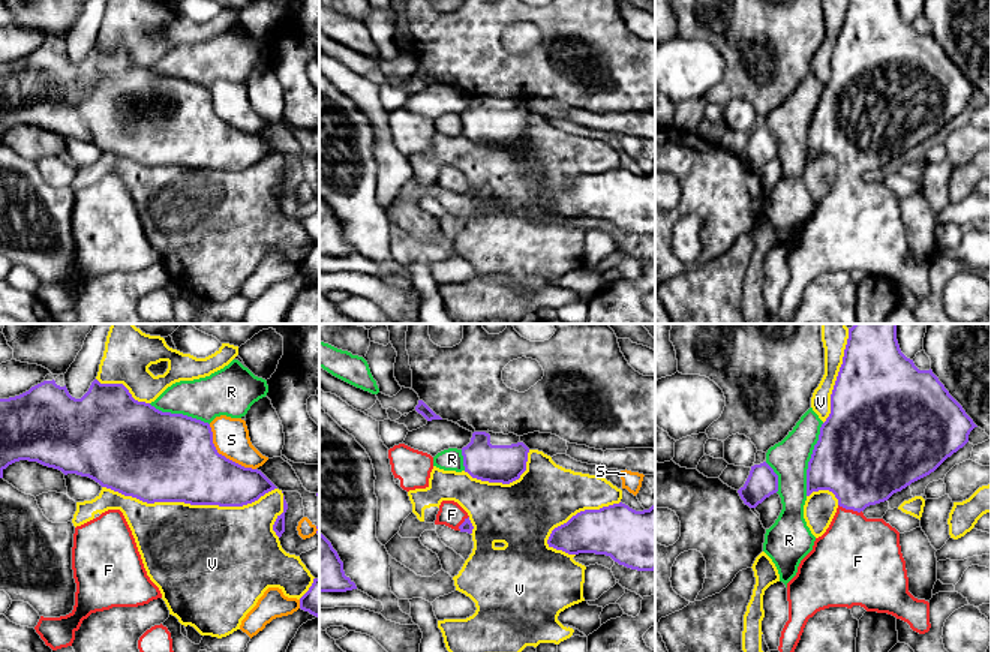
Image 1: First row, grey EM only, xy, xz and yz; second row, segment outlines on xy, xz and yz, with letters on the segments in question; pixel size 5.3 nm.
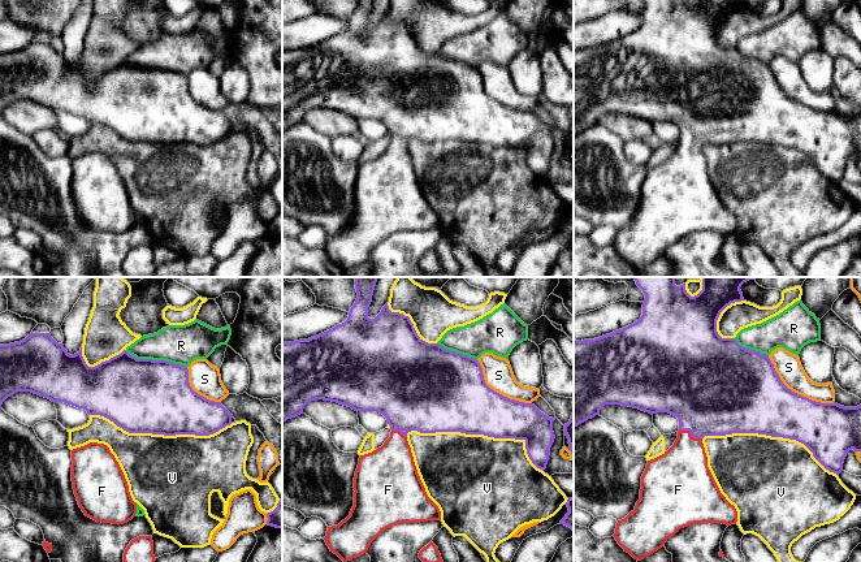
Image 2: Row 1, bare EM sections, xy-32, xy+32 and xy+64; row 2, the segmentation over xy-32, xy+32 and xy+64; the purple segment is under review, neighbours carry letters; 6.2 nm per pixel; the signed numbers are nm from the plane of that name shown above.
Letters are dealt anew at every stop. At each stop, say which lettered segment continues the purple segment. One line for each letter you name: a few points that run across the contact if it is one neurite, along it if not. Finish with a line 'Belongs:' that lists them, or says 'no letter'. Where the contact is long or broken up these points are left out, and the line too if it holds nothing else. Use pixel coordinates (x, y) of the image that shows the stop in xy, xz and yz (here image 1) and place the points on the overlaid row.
F: Line: yz (862, 463), (850, 508), (855, 555)
Belongs: F

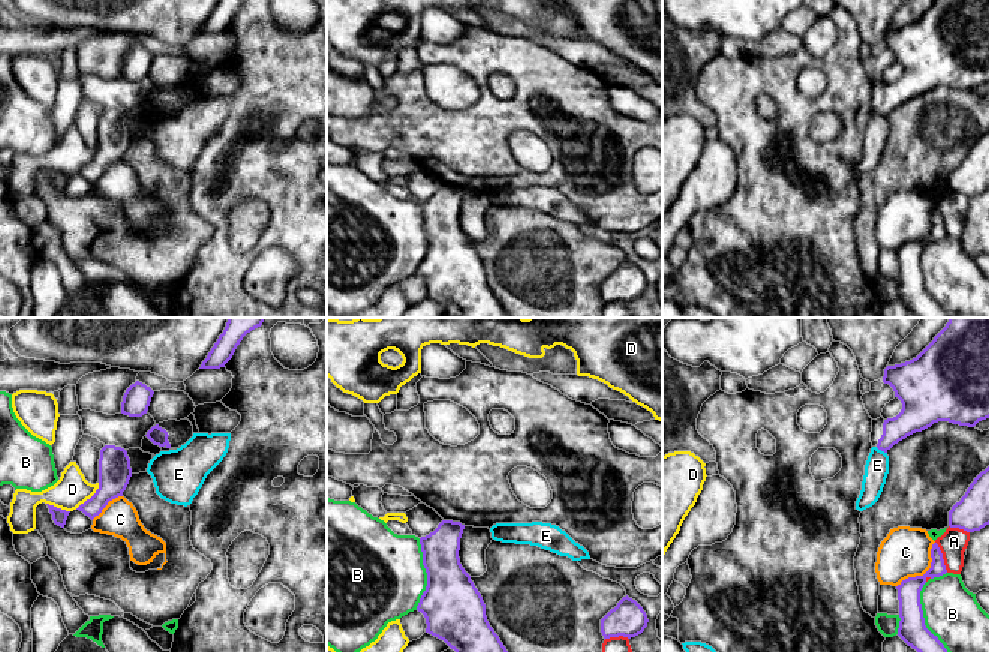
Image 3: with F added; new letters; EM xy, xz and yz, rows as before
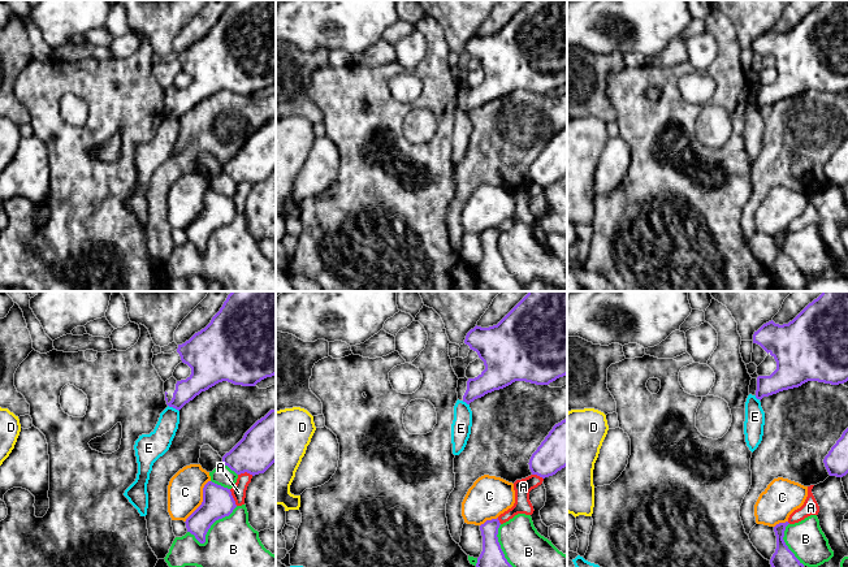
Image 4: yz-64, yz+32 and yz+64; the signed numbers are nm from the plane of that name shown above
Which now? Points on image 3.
Belongs: no letter

